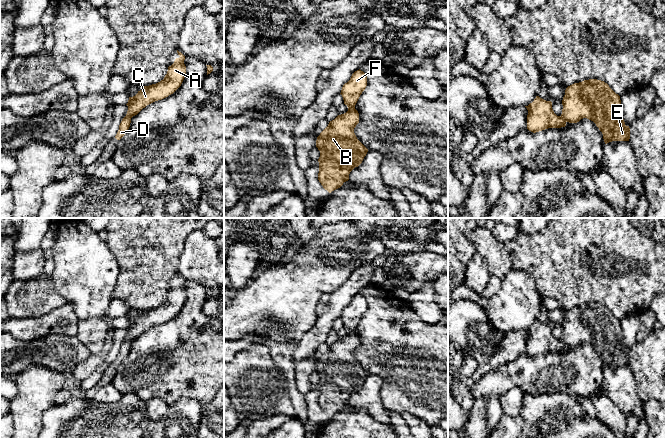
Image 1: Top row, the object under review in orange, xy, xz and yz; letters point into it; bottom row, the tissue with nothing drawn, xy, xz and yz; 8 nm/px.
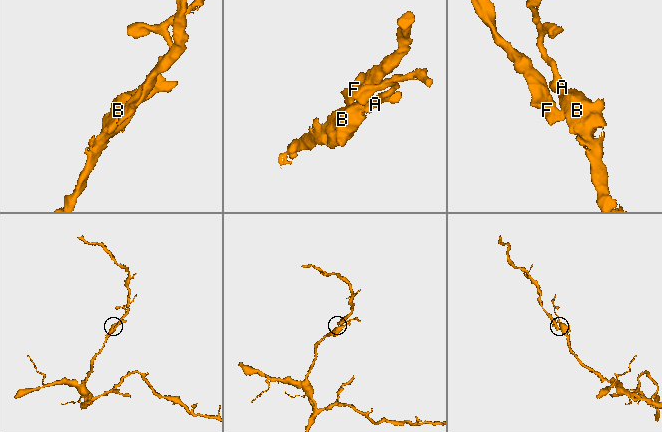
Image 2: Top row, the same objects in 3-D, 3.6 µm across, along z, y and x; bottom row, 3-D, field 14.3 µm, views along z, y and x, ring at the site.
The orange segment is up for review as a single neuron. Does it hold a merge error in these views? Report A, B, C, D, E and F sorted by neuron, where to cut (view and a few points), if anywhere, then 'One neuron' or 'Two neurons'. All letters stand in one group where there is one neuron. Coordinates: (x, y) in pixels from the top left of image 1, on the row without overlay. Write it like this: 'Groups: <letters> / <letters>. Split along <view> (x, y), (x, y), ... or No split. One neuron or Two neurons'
Groups: A B C E / D F. Split along xz (354, 331), (348, 335). Two neurons

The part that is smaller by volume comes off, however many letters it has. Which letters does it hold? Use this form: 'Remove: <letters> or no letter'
Remove: D, F

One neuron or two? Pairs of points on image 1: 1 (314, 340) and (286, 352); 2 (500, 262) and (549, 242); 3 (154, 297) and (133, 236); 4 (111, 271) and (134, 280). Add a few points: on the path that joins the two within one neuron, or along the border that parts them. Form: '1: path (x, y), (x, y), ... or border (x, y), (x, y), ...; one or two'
1: border (297, 343), (292, 357), (294, 364); two
2: border (504, 244), (512, 268); two
3: path (145, 282), (144, 251); one
4: border (111, 252), (118, 268), (113, 297); two

